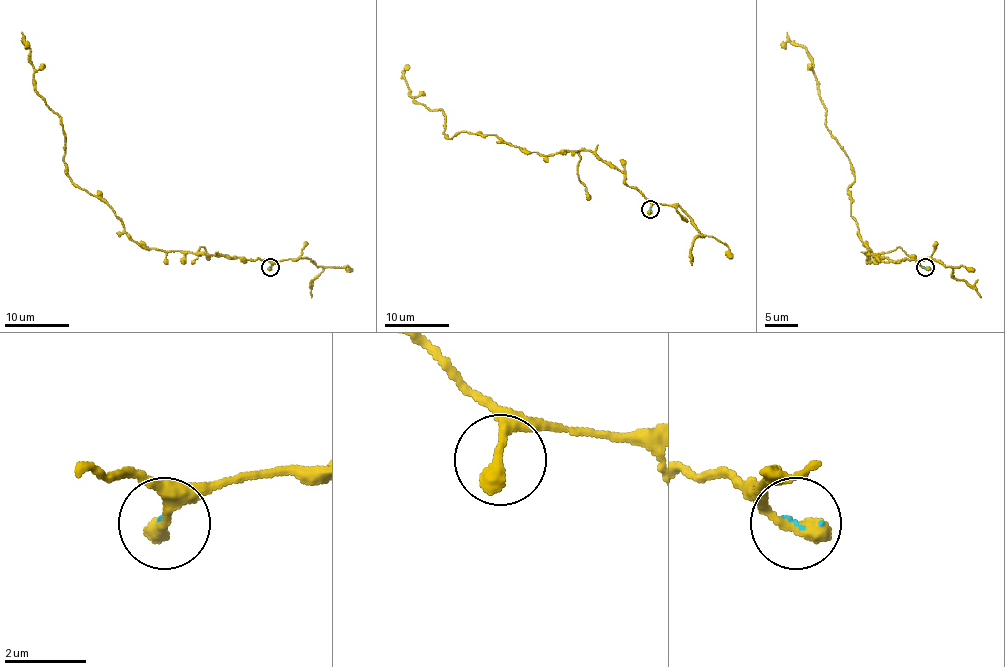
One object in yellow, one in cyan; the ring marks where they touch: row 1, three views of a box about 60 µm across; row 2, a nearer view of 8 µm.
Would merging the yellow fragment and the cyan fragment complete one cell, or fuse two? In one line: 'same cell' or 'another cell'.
another cell

